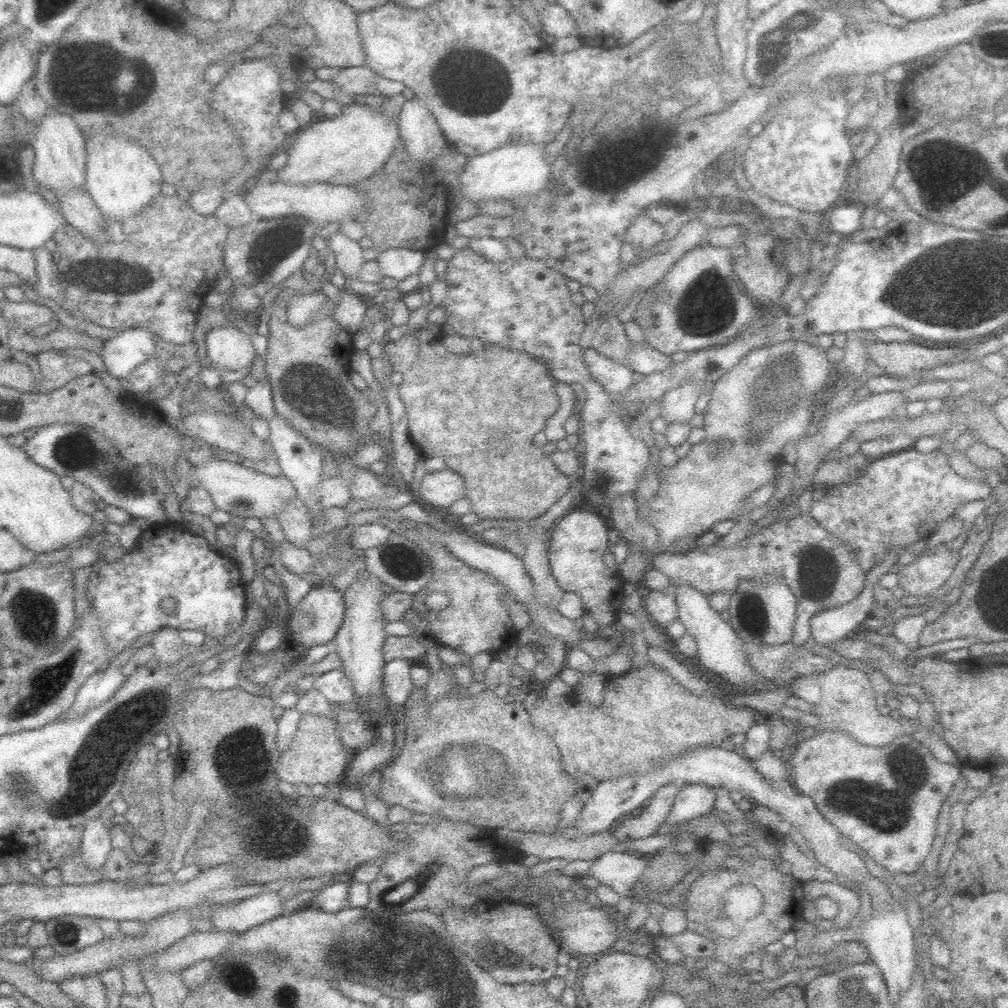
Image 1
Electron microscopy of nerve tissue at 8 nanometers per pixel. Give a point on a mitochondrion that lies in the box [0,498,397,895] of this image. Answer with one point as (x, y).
(44, 684)

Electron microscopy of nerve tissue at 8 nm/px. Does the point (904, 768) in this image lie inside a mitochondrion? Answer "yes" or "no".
yes

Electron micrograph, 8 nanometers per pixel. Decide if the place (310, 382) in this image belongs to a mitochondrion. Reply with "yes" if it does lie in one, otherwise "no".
yes

